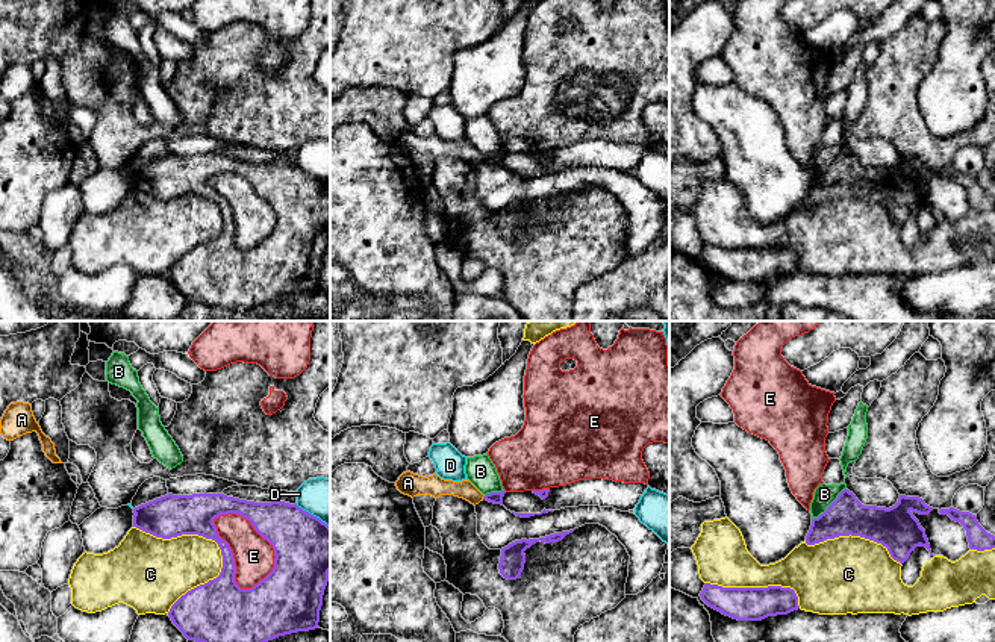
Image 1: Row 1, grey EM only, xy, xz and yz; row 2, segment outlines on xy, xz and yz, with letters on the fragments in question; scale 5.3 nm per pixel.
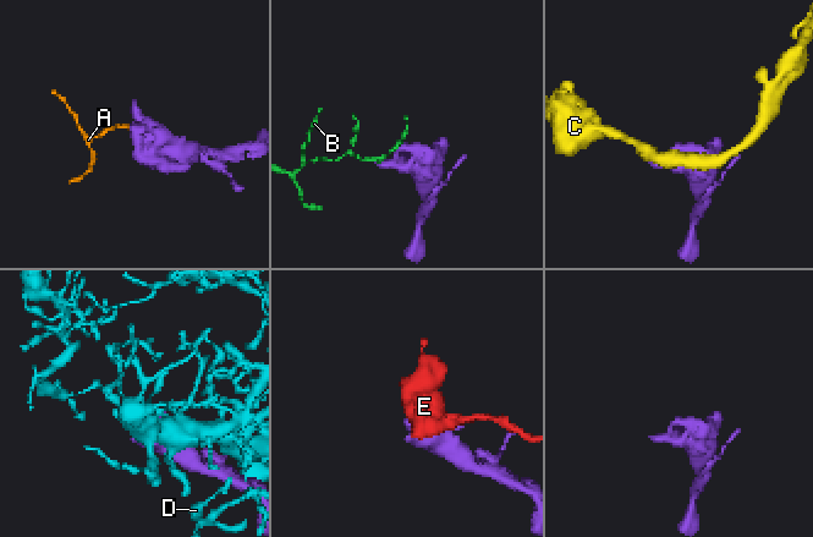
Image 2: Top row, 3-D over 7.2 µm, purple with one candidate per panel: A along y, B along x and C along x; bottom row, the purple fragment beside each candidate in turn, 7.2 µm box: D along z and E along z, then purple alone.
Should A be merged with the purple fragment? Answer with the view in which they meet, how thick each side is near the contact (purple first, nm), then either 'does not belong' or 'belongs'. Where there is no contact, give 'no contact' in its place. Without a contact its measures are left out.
xz | 60/100 nm | does not belong

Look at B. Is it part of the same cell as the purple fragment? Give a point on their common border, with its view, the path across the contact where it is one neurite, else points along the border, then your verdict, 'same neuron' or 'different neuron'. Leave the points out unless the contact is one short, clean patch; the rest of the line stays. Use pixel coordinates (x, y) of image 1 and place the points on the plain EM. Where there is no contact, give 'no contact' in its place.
contact yz (830, 165); border yz (845, 147), (812, 180); different neuron

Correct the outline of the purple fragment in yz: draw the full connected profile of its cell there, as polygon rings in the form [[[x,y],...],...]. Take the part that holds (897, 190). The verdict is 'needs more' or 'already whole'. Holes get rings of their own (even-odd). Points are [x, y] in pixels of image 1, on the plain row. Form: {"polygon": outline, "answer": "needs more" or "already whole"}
{"polygon": [[[847,148],[837,156],[837,159],[827,168],[824,174],[812,180],[810,191],[806,197],[807,206],[815,206],[827,200],[839,197],[860,197],[887,209],[891,218],[901,226],[909,220],[910,213],[916,207],[925,207],[931,215],[925,191],[913,174],[928,176],[933,168],[927,167],[919,157],[900,156],[898,164],[889,170],[877,167],[863,167],[853,153]]], "answer": "already whole"}

